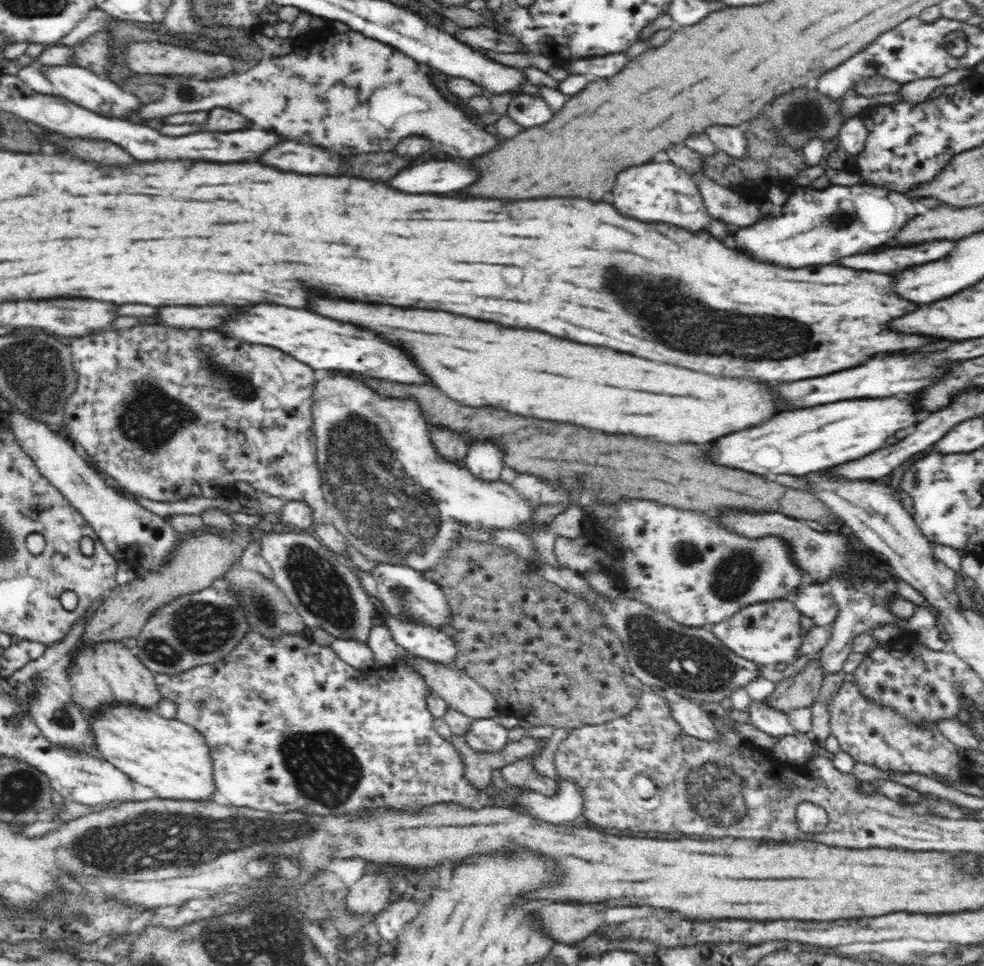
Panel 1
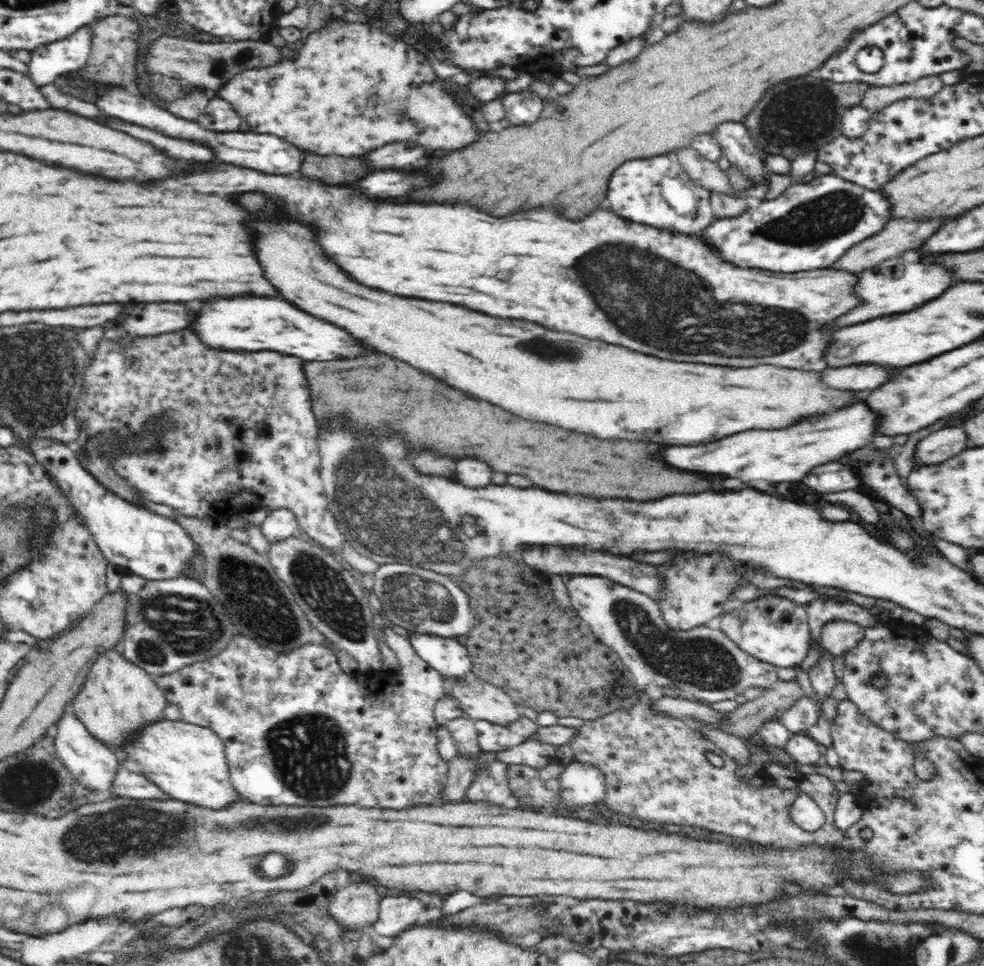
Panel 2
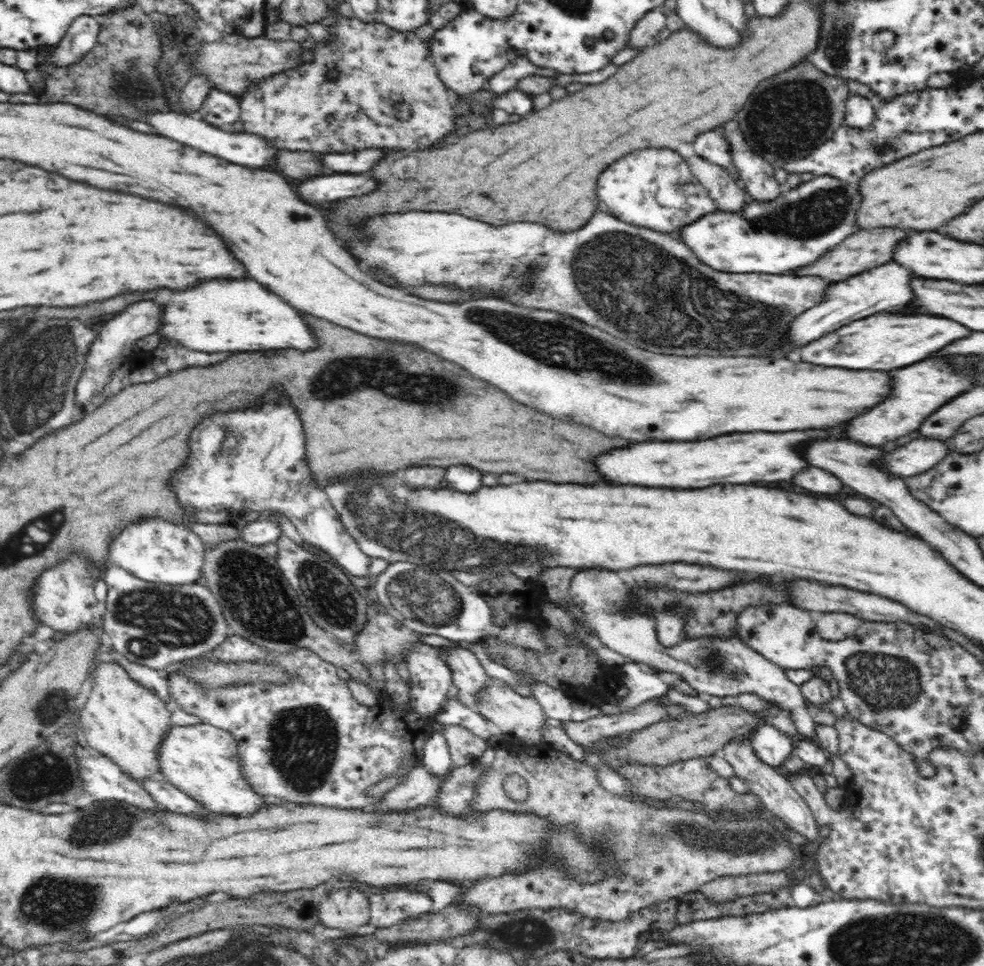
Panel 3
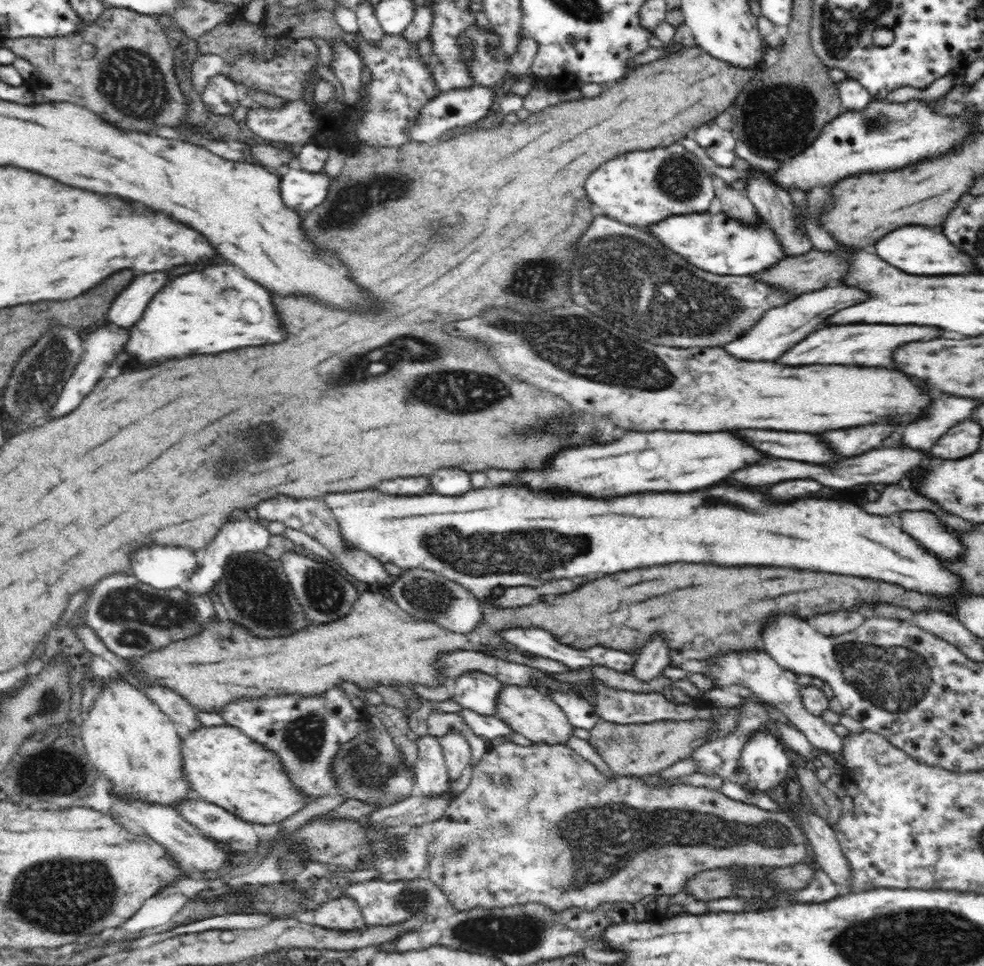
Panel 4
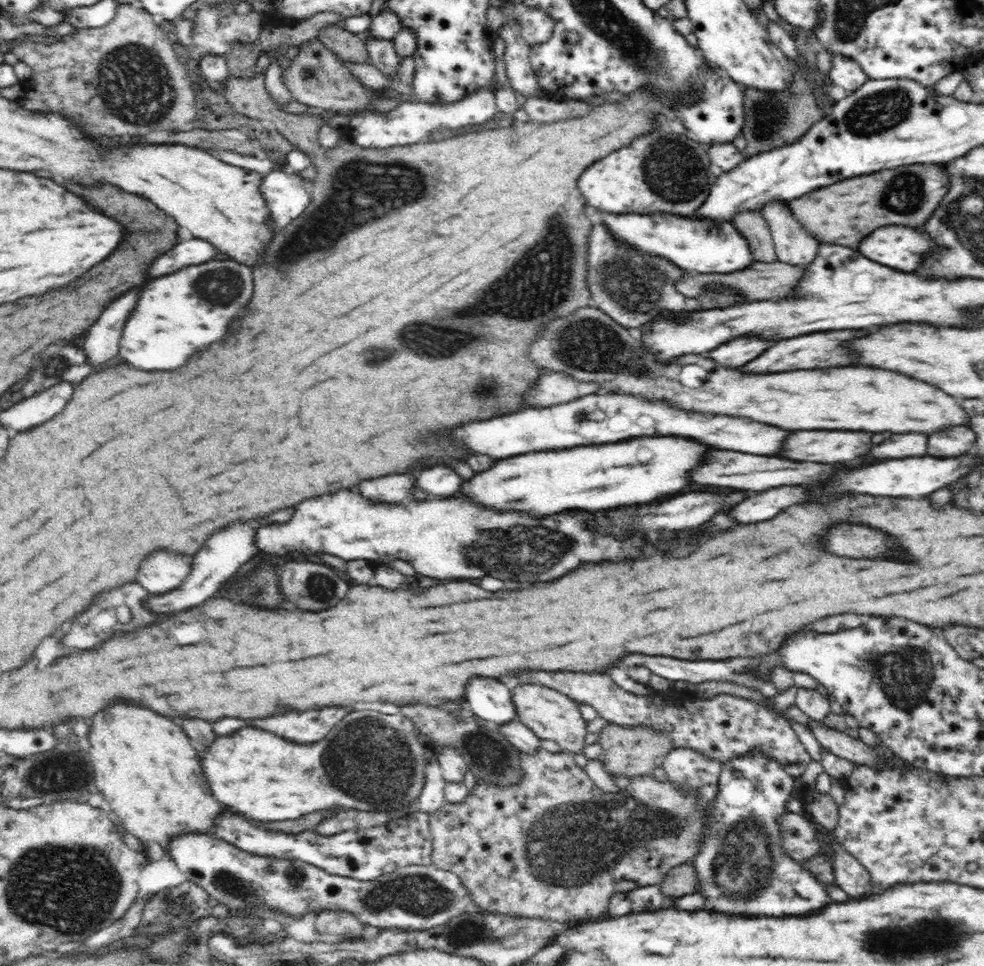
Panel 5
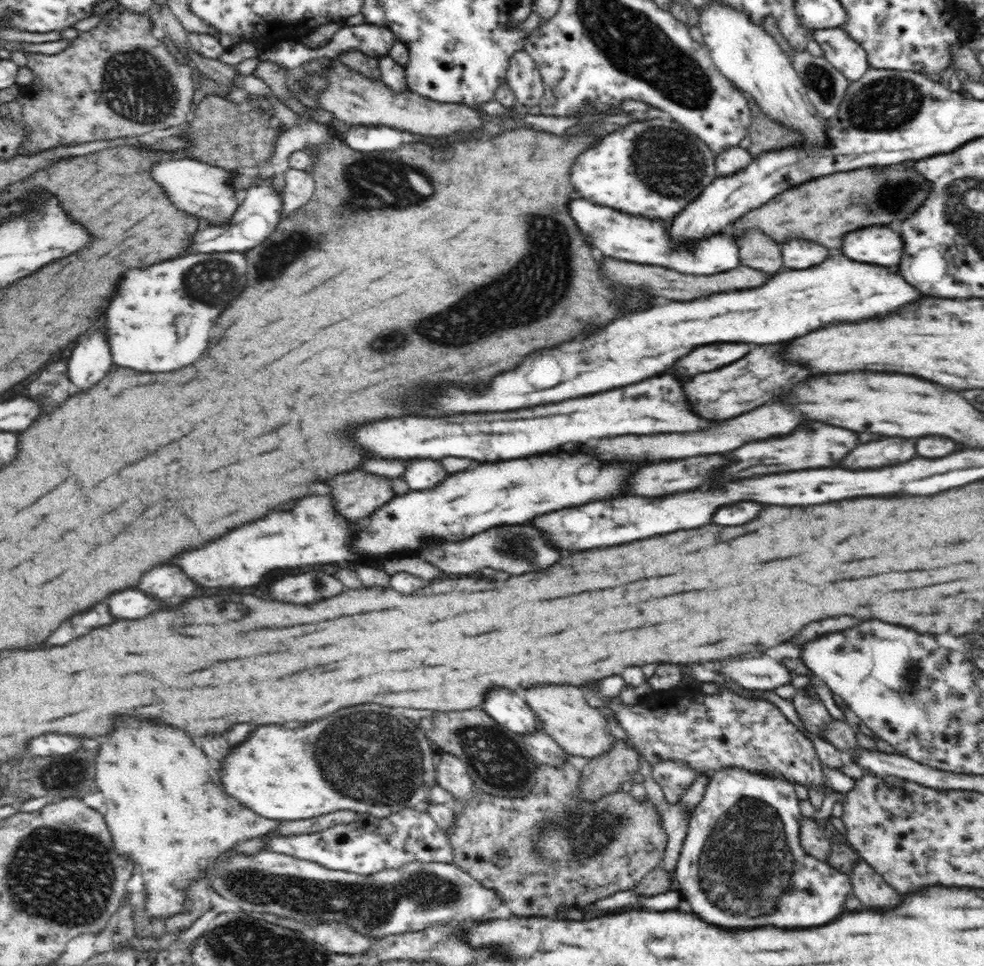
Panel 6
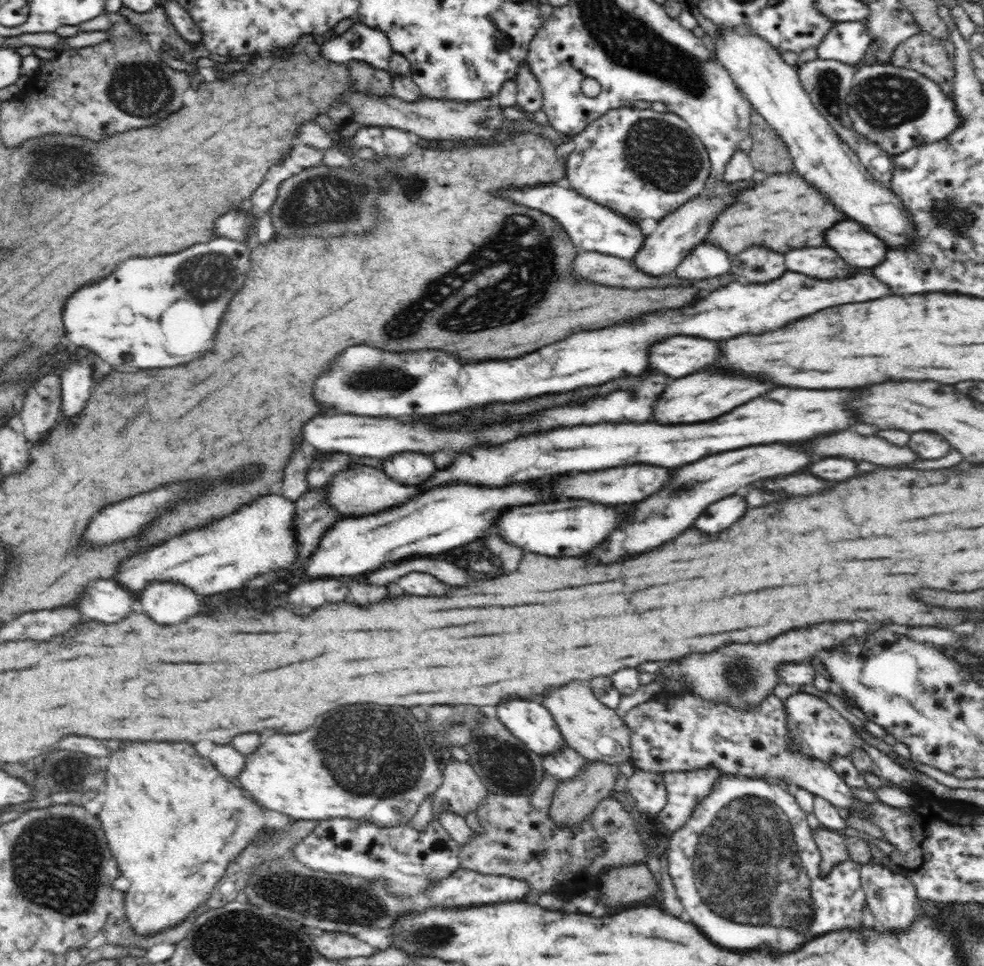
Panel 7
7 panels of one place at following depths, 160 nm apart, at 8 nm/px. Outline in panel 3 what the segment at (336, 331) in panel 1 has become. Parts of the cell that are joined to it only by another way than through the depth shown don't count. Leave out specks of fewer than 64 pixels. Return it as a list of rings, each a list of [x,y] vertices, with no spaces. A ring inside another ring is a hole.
[[[252,278],[242,280],[206,280],[196,288],[174,292],[164,308],[162,340],[172,340],[178,346],[200,352],[250,352],[250,350],[314,350],[316,336],[310,332],[304,318],[274,292],[262,288]]]

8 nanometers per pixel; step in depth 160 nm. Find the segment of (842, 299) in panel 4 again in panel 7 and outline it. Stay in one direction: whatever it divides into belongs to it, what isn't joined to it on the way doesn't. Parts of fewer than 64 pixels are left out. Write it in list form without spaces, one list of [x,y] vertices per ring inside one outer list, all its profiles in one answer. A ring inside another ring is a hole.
[[[674,336],[650,350],[650,364],[652,368],[658,368],[672,378],[682,378],[708,368],[714,364],[714,360],[718,360],[718,356],[720,348],[716,342],[690,336]]]

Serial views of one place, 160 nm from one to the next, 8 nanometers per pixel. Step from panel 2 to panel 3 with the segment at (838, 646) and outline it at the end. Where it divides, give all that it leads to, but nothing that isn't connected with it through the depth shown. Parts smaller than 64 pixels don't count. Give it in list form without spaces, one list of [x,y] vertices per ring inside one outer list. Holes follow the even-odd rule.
[[[832,612],[832,614],[822,614],[816,620],[815,630],[822,639],[832,643],[855,636],[863,624],[864,621],[861,618],[856,618],[856,616]]]

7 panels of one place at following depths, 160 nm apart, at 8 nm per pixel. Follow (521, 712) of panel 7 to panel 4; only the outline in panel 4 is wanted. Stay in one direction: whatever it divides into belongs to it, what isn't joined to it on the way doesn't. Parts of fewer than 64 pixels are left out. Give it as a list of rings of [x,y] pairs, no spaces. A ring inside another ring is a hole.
[[[482,672],[462,674],[450,688],[452,698],[464,709],[482,716],[496,716],[497,698],[503,684]]]

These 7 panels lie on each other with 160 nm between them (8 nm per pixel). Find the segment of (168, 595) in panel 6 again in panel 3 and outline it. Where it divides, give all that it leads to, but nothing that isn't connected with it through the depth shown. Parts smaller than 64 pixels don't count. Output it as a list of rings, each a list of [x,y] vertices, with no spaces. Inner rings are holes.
[[[150,518],[126,526],[110,544],[108,566],[120,567],[147,583],[185,585],[202,579],[205,548],[198,535],[185,526]]]

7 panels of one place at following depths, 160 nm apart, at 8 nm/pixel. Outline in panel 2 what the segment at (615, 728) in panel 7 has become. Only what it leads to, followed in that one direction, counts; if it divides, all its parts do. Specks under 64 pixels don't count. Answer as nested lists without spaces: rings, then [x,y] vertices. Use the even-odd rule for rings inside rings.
[[[470,677],[449,681],[446,689],[446,696],[456,699],[458,706],[465,712],[466,716],[474,721],[488,720],[488,722],[508,727],[522,716],[518,713],[518,703],[512,699],[509,693],[500,686],[489,684],[488,681],[481,681]]]

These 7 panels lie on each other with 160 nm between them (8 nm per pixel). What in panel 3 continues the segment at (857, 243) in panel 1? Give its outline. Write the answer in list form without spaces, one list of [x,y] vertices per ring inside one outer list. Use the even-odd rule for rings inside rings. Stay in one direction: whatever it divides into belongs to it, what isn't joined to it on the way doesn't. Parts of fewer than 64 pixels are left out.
[[[816,176],[800,186],[783,189],[772,202],[748,200],[738,212],[705,214],[682,228],[680,238],[704,264],[720,272],[790,274],[814,264],[846,236],[858,232],[858,204],[862,204],[862,196],[854,184],[833,176]]]

